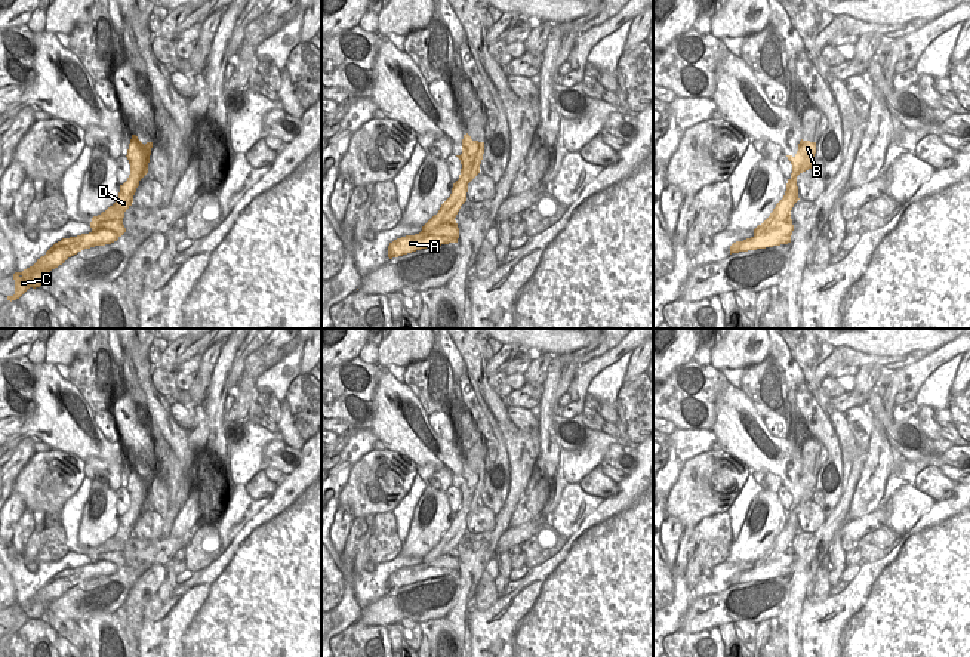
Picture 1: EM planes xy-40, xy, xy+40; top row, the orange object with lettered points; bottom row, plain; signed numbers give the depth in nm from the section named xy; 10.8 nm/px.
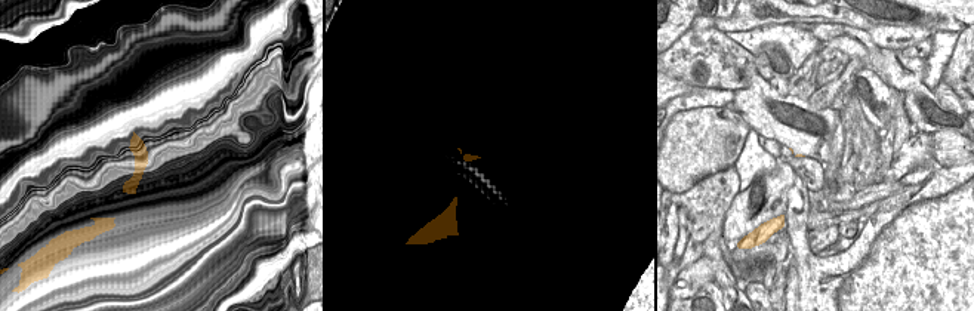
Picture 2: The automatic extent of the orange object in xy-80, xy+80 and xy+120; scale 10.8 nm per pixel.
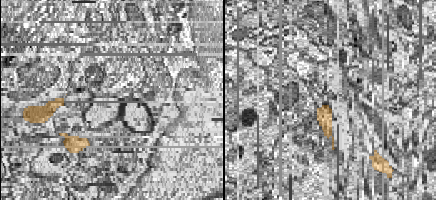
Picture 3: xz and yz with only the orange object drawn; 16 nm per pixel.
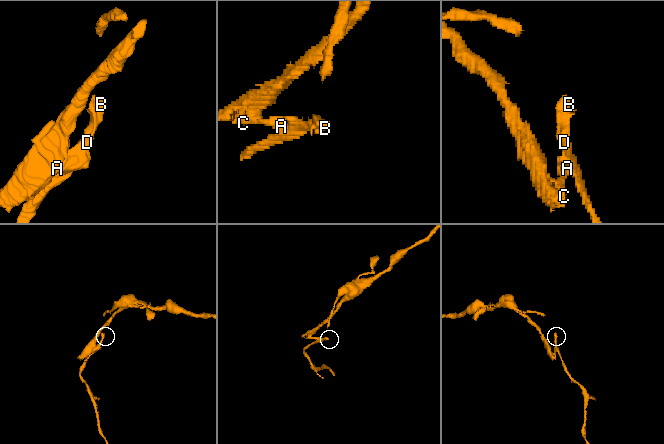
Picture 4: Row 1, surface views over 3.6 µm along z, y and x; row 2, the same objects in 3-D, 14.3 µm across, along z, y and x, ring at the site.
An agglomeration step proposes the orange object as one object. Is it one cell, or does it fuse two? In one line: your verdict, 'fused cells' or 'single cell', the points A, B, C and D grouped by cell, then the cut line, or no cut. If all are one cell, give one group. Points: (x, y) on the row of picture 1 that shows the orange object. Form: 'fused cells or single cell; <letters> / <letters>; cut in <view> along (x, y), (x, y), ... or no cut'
fused cells; A C / B D; cut in xy+40 along (790, 218), (754, 236)

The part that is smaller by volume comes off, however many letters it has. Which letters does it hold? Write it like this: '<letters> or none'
B, D.

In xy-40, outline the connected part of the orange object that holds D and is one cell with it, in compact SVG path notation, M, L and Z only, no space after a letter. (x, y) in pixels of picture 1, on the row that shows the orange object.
M132 135L126 155L130 164L130 175L127 181L120 185L120 192L116 203L101 215L92 218L90 226L93 229L98 229L98 225L102 222L123 220L124 212L133 203L133 195L139 186L139 181L148 173L151 148L153 142L147 142L144 145L136 135Z

